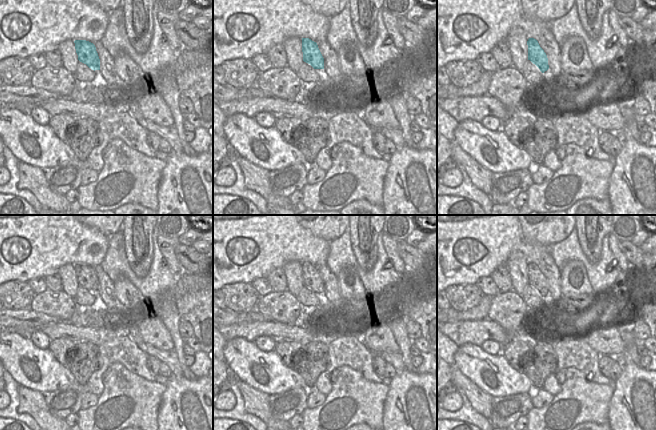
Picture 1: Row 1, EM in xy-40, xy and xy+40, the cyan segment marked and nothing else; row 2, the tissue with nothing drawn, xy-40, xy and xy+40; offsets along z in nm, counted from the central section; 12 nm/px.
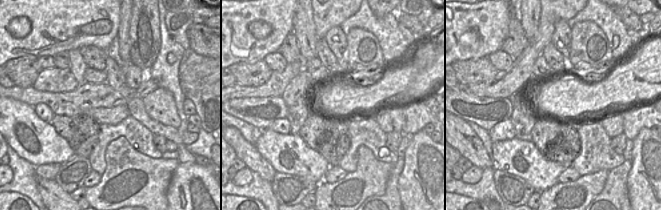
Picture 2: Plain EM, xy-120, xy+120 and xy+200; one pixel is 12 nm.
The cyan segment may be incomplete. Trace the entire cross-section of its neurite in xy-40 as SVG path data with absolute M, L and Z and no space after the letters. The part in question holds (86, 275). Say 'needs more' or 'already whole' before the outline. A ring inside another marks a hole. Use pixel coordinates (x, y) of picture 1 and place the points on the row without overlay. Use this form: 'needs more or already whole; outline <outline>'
already whole; outline M75 264L75 273L78 284L92 294L100 294L100 283L93 267L86 264Z

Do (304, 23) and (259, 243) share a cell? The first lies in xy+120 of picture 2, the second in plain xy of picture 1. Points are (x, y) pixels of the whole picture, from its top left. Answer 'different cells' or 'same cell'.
different cells

